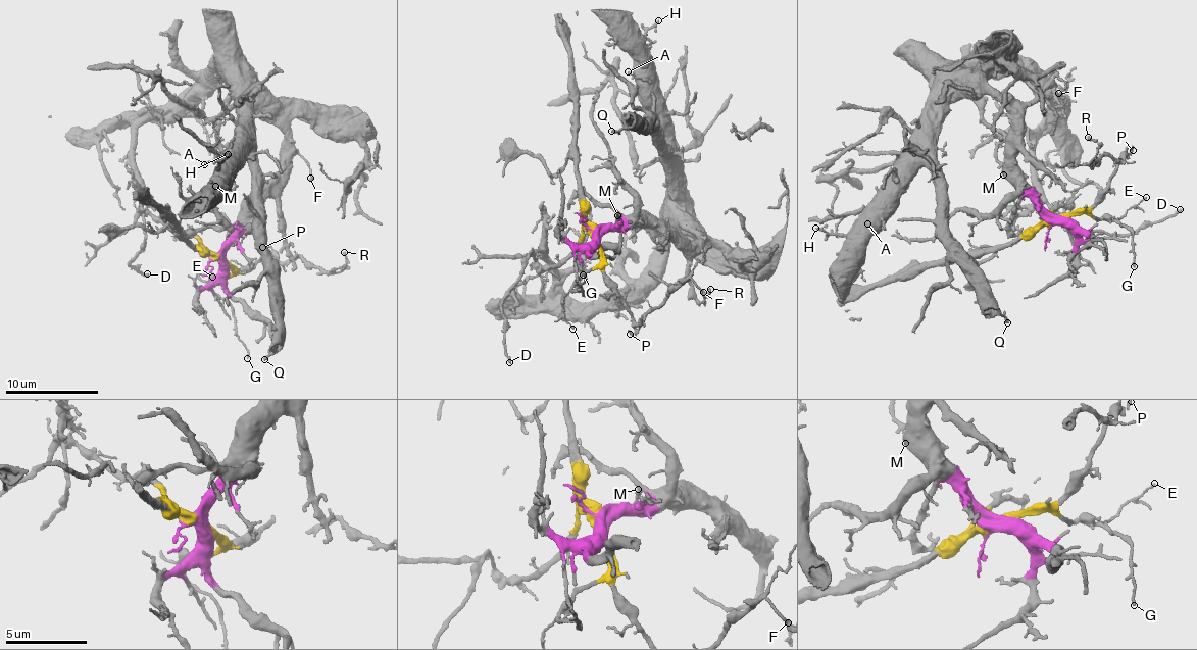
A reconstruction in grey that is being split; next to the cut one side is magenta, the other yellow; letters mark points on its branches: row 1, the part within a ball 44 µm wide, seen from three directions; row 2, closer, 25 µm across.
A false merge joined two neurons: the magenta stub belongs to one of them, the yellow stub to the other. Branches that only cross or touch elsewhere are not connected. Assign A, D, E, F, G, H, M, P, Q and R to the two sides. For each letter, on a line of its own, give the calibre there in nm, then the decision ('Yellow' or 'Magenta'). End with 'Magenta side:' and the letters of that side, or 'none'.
A: Thickness 120 nm. Magenta
D: Thickness 200 nm. Yellow
E: Thickness 120 nm. Yellow
F: Thickness 180 nm. Magenta
G: Thickness 140 nm. Yellow
H: Thickness 130 nm. Magenta
M: Thickness 160 nm. Magenta
P: Thickness 200 nm. Yellow
Q: Thickness 150 nm. Magenta
R: Thickness 150 nm. Yellow
Magenta side: A, F, H, M, Q

